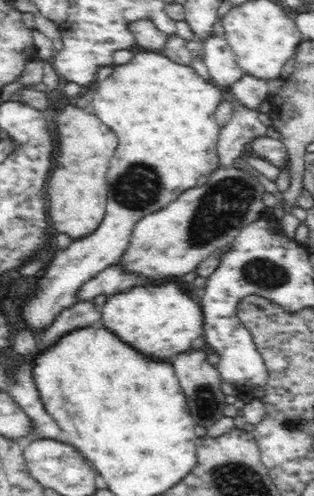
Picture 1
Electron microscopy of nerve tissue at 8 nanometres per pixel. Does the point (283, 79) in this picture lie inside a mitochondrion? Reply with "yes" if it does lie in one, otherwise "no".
no

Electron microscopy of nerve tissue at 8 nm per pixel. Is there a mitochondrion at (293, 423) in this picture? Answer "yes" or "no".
yes

